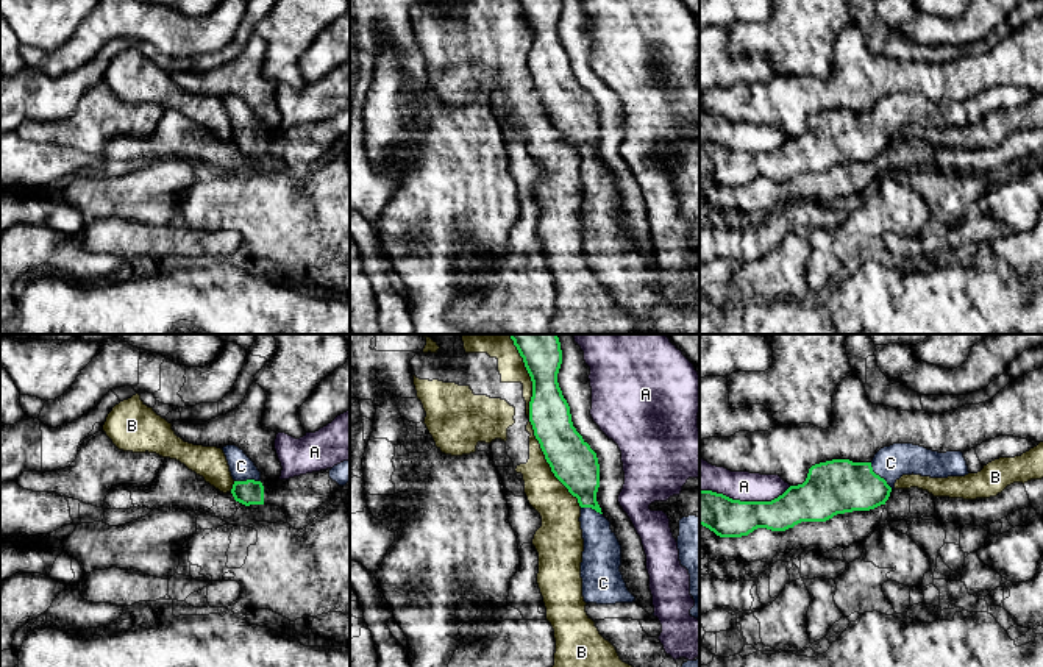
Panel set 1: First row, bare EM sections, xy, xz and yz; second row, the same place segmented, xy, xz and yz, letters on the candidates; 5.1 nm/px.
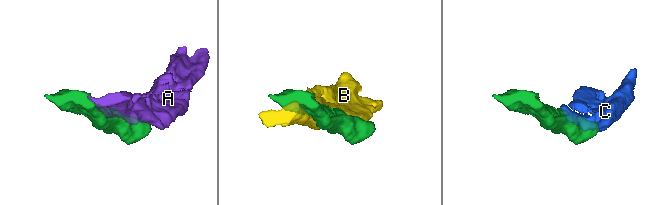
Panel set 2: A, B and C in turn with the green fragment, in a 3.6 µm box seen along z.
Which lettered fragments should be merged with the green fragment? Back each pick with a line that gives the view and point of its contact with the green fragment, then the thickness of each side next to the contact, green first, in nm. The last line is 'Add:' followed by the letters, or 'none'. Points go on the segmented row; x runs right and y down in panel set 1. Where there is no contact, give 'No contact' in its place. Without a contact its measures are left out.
C: Touches green at yz (878, 475). Thickness 280 nm (green) against 180 nm
Add: C

